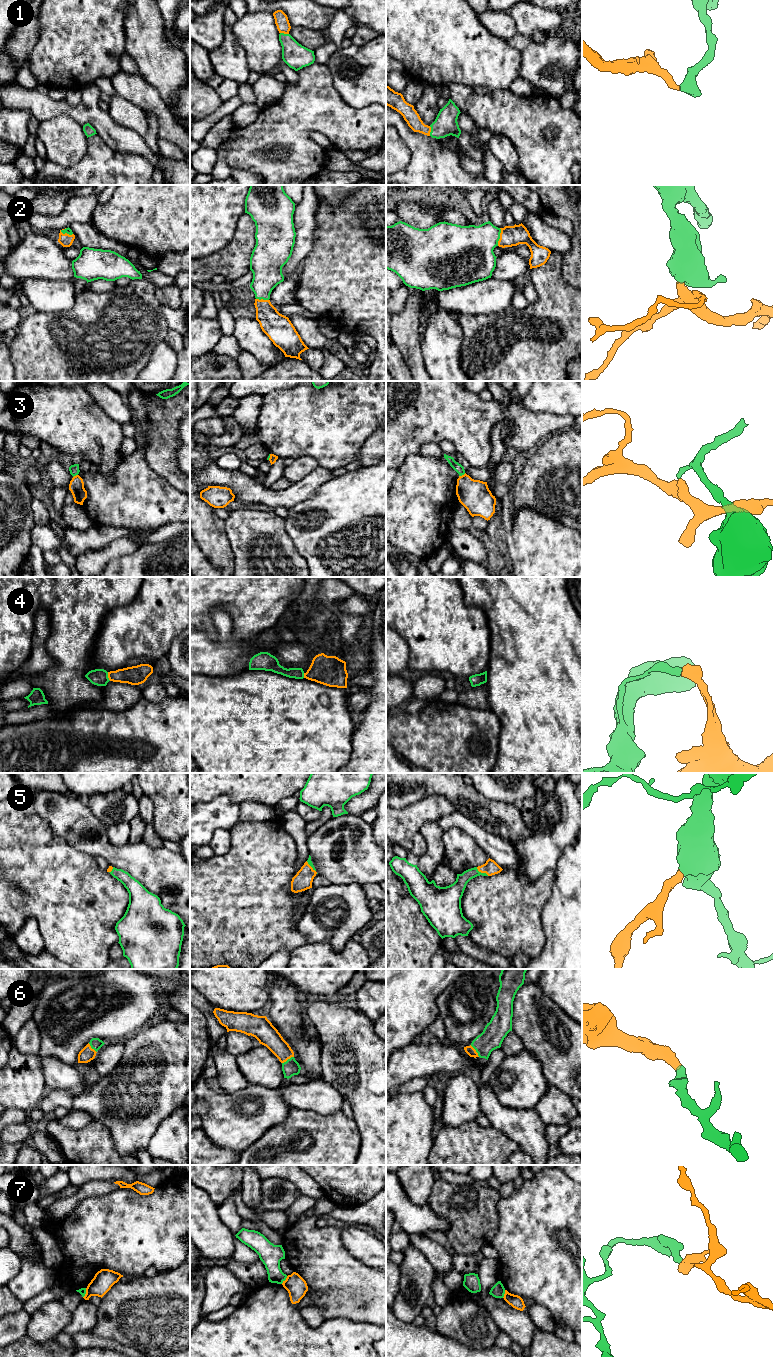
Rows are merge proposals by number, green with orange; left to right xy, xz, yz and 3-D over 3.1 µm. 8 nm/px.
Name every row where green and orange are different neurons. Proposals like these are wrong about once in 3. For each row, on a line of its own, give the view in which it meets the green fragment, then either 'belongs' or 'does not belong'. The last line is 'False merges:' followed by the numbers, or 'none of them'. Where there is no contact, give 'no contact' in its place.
1: contact in yz; belongs
2: contact in yz; belongs
3: contact in yz; does not belong
4: contact in xy; belongs
5: contact in yz; belongs
6: contact in xz; belongs
7: contact in xz; does not belong
False merges: 3, 7

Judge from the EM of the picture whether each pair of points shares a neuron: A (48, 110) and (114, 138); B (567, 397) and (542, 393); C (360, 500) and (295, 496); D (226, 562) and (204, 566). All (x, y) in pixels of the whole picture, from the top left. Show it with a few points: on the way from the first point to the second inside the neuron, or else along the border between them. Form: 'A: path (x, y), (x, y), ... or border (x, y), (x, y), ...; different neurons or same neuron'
A: path (64, 110), (88, 112), (98, 122); same neuron
B: path (561, 393), (548, 393); same neuron
C: border (328, 481), (320, 485), (307, 499), (289, 506); different neurons
D: border (200, 547), (205, 556), (215, 566); different neurons

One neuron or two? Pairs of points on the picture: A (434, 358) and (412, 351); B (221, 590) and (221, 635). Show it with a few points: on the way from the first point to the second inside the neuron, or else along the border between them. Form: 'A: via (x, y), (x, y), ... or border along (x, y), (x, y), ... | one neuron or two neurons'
A: border along (420, 342), (421, 358), (426, 370) | two neurons
B: border along (214, 607), (223, 609), (229, 615), (233, 630) | two neurons

